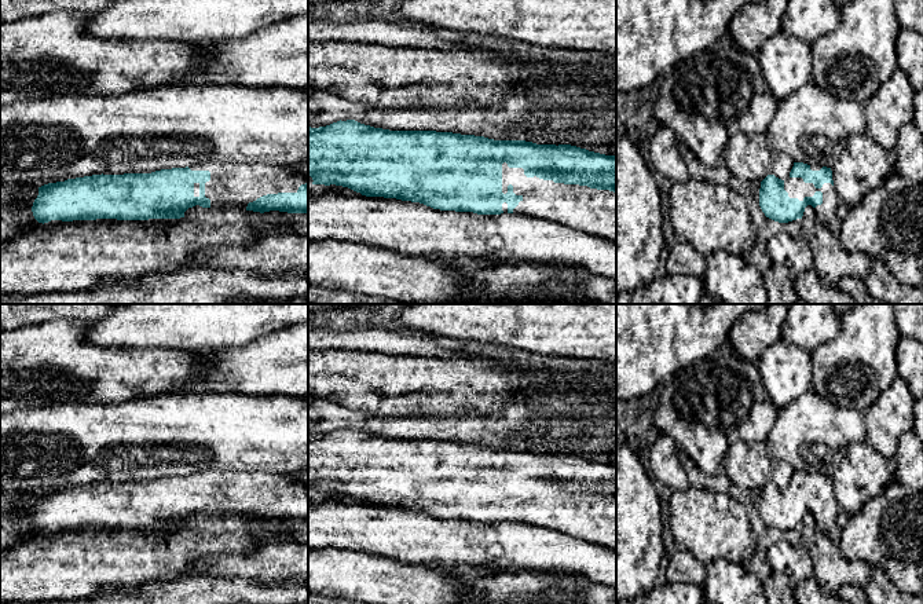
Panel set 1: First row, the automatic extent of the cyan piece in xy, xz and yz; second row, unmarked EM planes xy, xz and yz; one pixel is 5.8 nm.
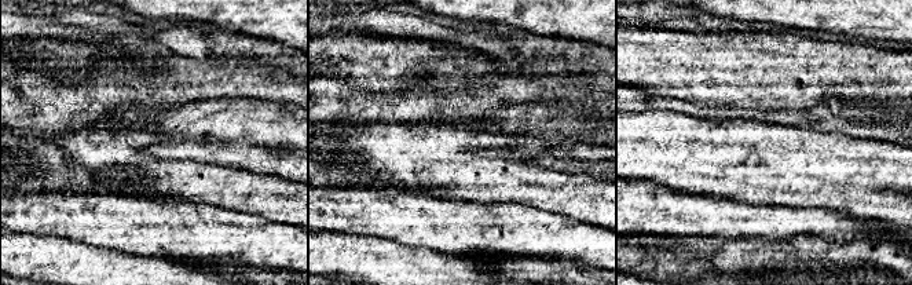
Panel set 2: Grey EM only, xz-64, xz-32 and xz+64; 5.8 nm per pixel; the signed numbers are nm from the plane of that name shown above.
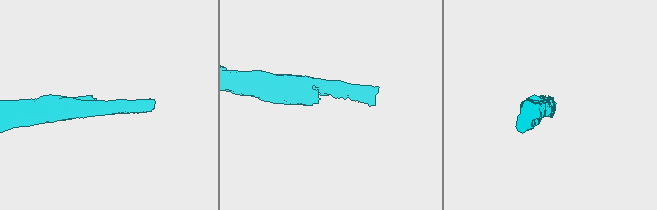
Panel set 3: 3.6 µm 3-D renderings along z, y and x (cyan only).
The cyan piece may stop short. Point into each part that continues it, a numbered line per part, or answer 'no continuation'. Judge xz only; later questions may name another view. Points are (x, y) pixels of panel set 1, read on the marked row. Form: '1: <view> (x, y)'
1: xz (590, 211)

